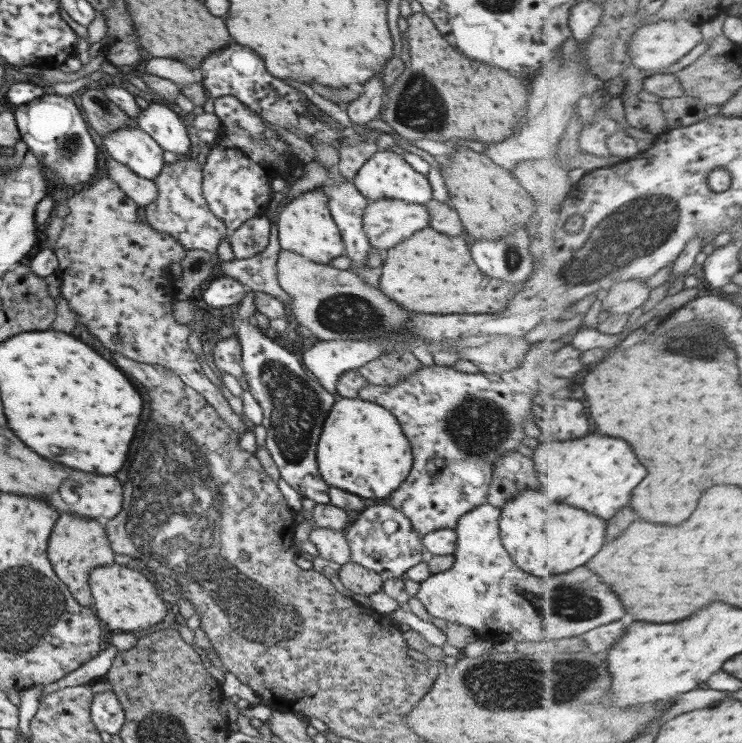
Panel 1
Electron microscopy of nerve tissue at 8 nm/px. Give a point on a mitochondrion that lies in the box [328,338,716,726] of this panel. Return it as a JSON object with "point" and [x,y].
{"point":[498,683]}

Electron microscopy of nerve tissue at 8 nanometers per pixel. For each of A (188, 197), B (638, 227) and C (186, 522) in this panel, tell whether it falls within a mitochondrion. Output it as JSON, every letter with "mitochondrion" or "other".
{"A":"other","B":"mitochondrion","C":"mitochondrion"}

